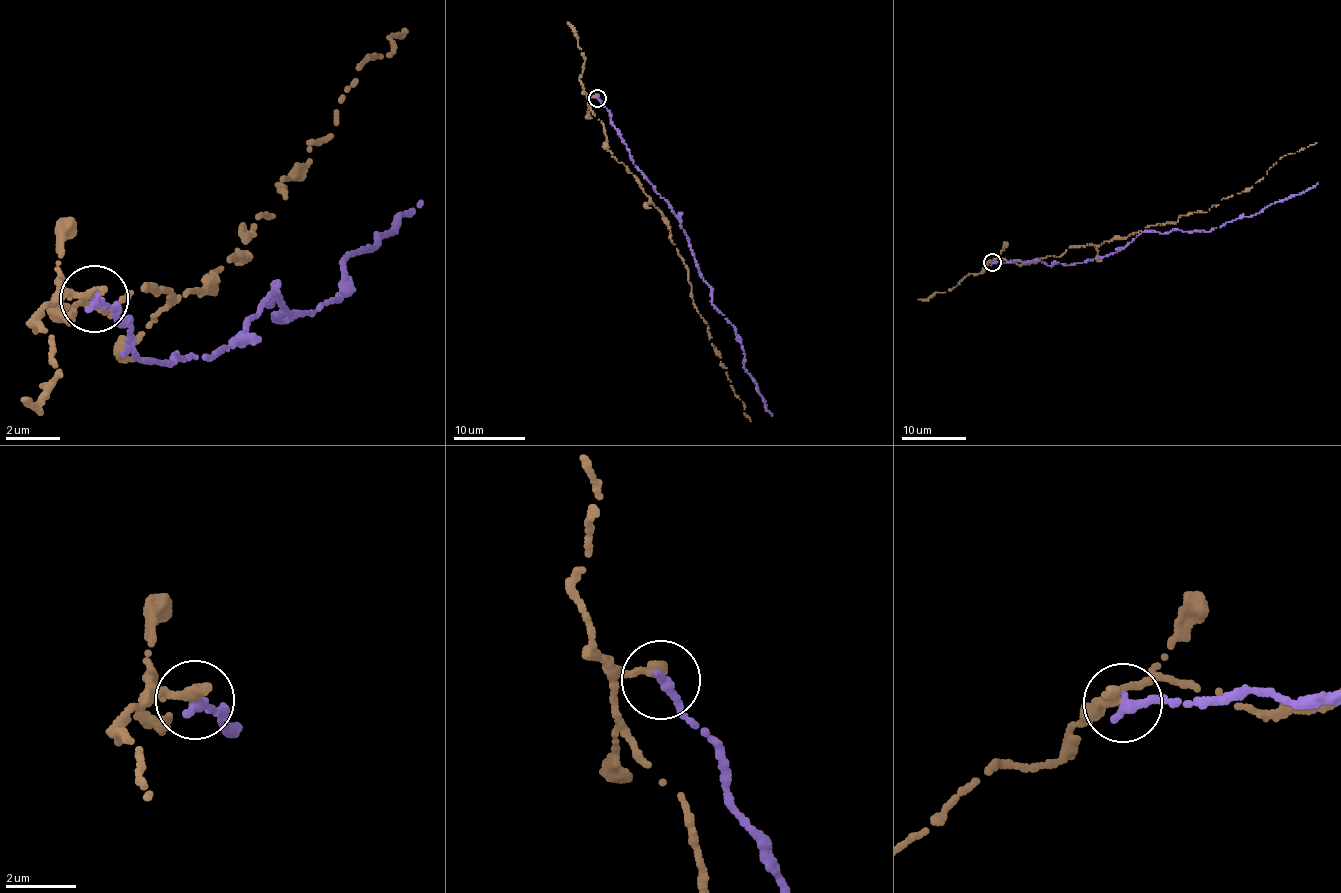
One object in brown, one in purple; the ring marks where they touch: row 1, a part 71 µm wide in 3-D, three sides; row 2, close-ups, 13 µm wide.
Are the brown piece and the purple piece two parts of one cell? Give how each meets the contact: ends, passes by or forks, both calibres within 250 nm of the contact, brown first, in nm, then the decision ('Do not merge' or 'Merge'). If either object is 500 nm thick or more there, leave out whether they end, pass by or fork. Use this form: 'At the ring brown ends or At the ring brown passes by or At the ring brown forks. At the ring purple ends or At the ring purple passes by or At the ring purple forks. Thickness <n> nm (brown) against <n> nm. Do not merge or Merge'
At the ring brown ends. At the ring purple ends. Thickness 360 nm (brown) against 320 nm. Do not merge

